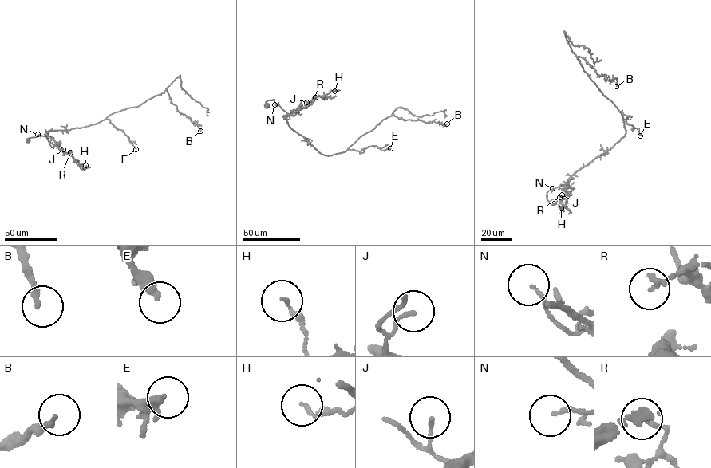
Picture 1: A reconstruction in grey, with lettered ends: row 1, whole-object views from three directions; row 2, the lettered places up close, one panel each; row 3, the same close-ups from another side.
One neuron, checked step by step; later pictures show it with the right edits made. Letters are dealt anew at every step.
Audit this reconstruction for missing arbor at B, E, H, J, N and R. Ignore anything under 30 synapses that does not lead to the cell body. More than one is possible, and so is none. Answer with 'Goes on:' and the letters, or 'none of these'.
Goes on: E

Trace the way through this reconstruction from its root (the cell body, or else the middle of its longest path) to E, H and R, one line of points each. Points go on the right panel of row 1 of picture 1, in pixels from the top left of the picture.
E: (554, 202), (547, 198), (547, 192), (567, 185), (578, 171), (625, 135), (620, 112), (640, 135)
H: (554, 202), (547, 198), (549, 190), (564, 184), (572, 187), (560, 201), (563, 207), (561, 213), (561, 208)
R: (554, 202), (547, 198), (549, 190), (564, 184), (572, 188), (566, 198), (559, 197)

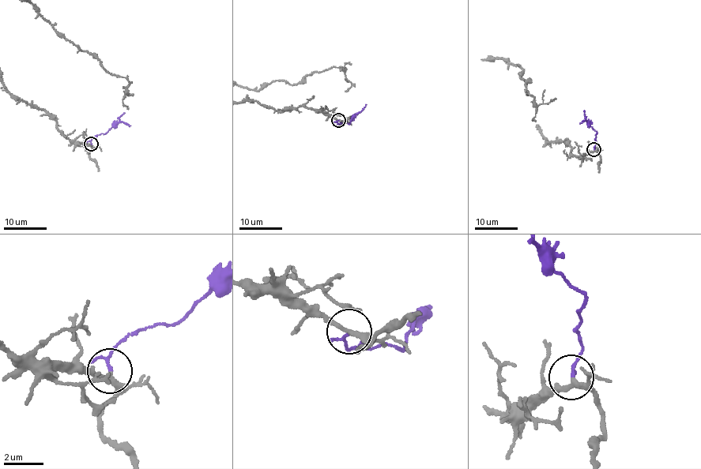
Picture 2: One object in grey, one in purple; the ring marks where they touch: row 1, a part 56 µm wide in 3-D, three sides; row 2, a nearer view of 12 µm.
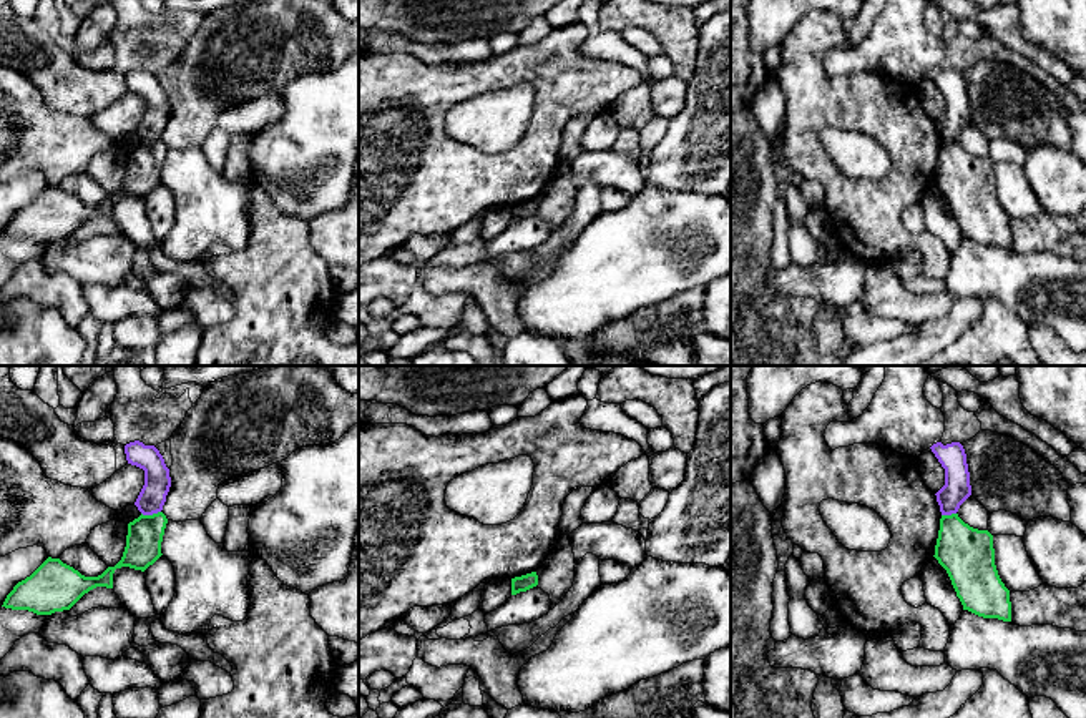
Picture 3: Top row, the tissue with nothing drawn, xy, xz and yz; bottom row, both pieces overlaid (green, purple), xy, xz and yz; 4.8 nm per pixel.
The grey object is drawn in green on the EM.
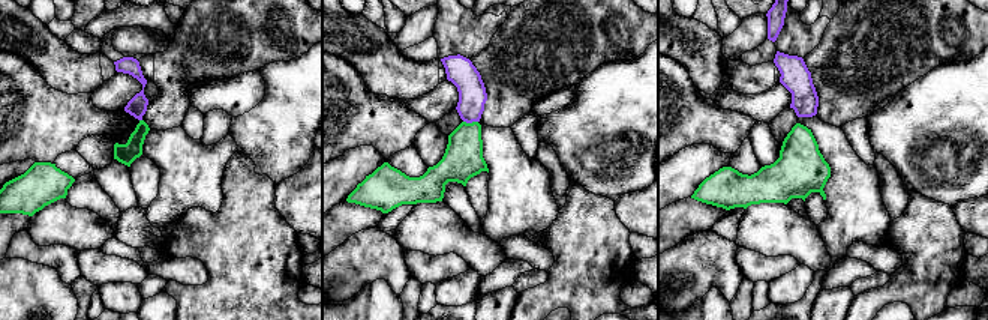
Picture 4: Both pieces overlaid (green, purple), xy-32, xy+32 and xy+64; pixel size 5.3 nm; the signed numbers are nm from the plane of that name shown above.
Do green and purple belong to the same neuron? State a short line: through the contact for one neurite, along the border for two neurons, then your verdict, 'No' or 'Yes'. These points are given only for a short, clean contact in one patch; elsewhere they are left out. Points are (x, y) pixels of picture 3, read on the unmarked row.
No

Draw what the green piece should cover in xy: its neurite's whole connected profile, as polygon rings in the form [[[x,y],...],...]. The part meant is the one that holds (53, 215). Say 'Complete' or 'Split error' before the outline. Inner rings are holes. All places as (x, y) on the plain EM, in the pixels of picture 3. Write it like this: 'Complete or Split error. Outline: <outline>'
Complete. Outline: [[[163,140],[139,143],[128,151],[126,175],[121,188],[98,204],[85,204],[60,186],[48,184],[30,204],[18,209],[2,234],[51,243],[70,238],[85,221],[96,214],[113,216],[116,196],[130,194],[144,199],[161,181],[168,146]]]

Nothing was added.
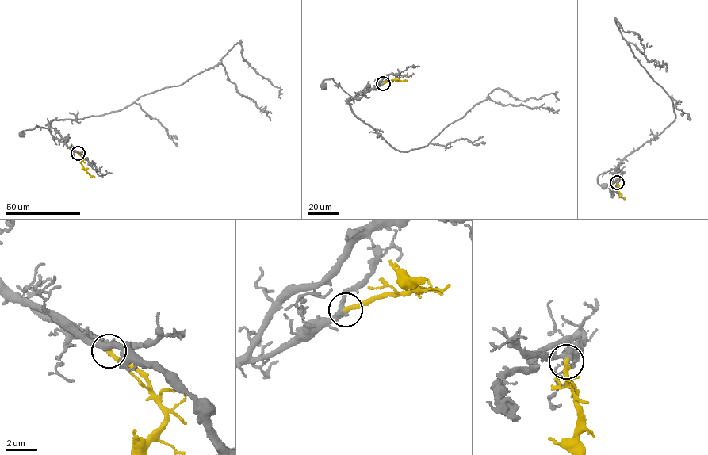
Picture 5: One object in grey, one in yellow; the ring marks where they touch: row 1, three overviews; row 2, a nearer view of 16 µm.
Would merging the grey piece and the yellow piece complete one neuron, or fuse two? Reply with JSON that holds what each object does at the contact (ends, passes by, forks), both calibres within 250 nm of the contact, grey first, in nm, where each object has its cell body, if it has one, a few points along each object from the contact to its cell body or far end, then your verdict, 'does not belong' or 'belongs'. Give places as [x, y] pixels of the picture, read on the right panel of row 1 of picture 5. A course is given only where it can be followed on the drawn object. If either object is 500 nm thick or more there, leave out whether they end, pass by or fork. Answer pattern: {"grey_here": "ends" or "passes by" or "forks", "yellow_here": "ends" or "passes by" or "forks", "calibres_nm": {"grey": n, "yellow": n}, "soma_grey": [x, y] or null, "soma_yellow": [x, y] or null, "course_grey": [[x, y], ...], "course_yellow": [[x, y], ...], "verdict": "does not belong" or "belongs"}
{"grey_here": "passes by", "yellow_here": "ends", "calibres_nm": {"grey": 360, "yellow": 320}, "soma_grey": [603, 186], "soma_yellow": null, "course_grey": [[617, 181], [623, 173], [617, 169], [610, 170], [598, 177], [597, 182], [604, 186]], "course_yellow": [[617, 182], [620, 196], [625, 198]], "verdict": "belongs"}

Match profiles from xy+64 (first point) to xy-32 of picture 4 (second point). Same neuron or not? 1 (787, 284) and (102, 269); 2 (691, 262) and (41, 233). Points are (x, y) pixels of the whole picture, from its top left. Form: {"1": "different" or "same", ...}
{"1": "different", "2": "different"}

